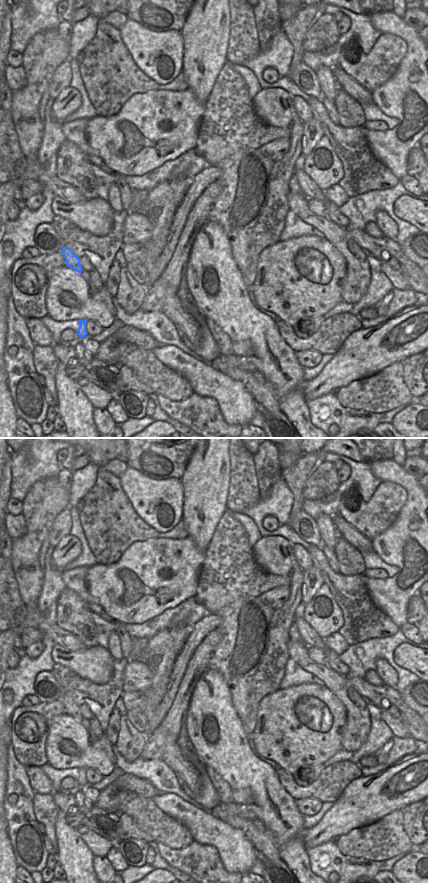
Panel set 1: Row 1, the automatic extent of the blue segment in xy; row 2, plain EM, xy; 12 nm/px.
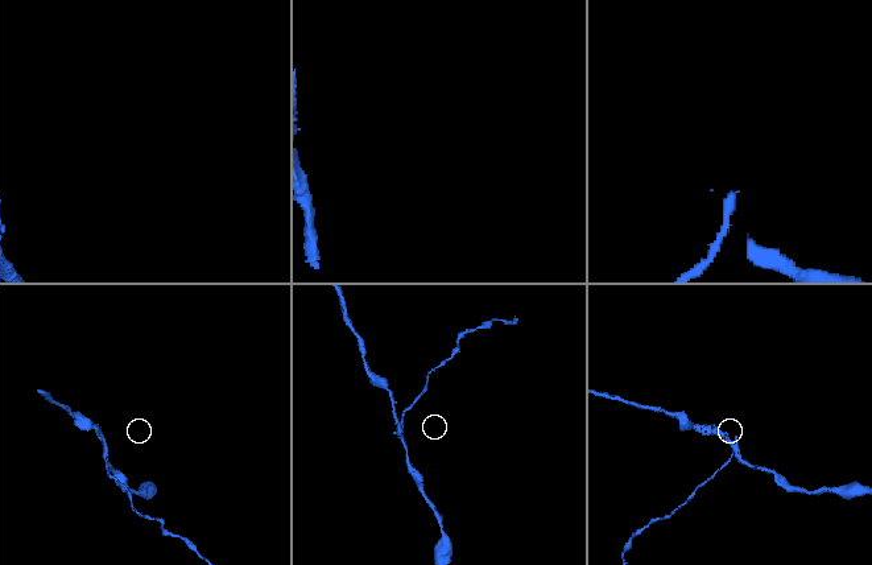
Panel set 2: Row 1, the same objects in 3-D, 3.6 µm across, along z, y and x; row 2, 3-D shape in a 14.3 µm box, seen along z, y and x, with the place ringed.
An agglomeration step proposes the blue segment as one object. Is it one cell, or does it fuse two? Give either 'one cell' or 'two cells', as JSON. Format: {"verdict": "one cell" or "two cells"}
{"verdict": "two cells"}

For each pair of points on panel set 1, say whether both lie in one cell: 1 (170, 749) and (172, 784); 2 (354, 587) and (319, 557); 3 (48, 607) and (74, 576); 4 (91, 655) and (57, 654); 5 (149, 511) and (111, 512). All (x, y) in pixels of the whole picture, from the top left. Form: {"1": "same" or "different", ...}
{"1": "different", "2": "same", "3": "different", "4": "same", "5": "different"}

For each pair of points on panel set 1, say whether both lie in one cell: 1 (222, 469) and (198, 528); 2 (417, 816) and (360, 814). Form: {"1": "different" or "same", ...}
{"1": "same", "2": "different"}

